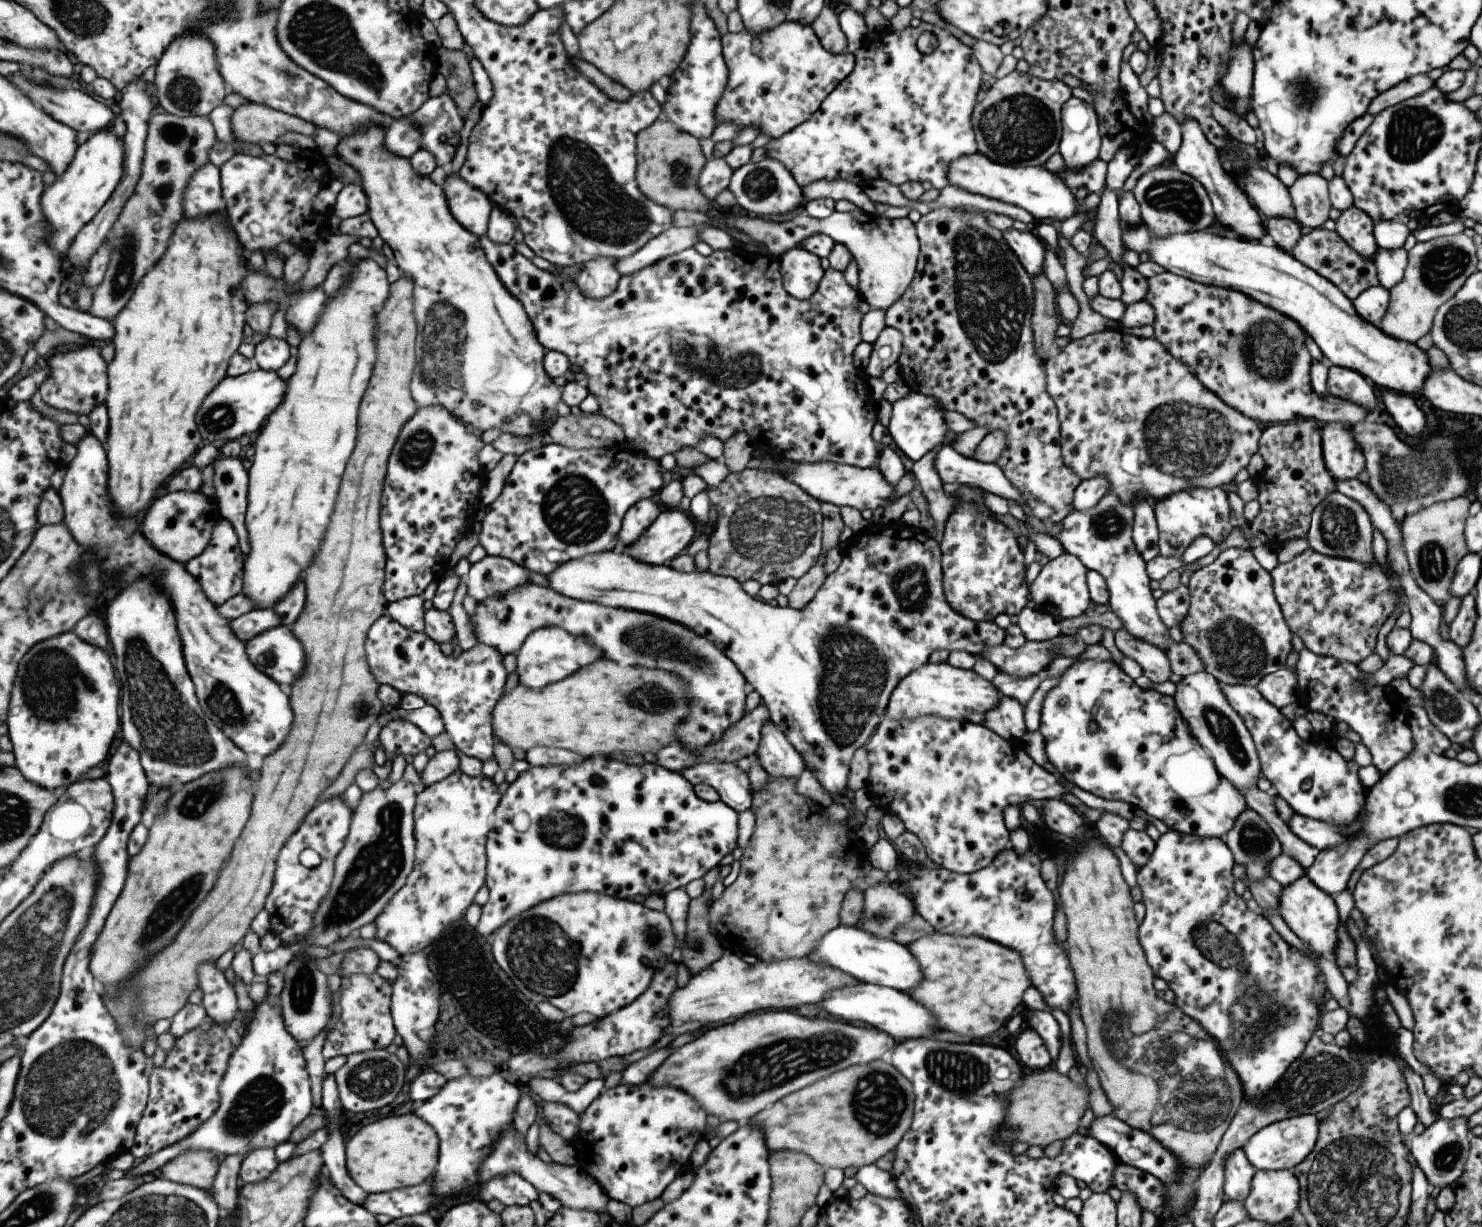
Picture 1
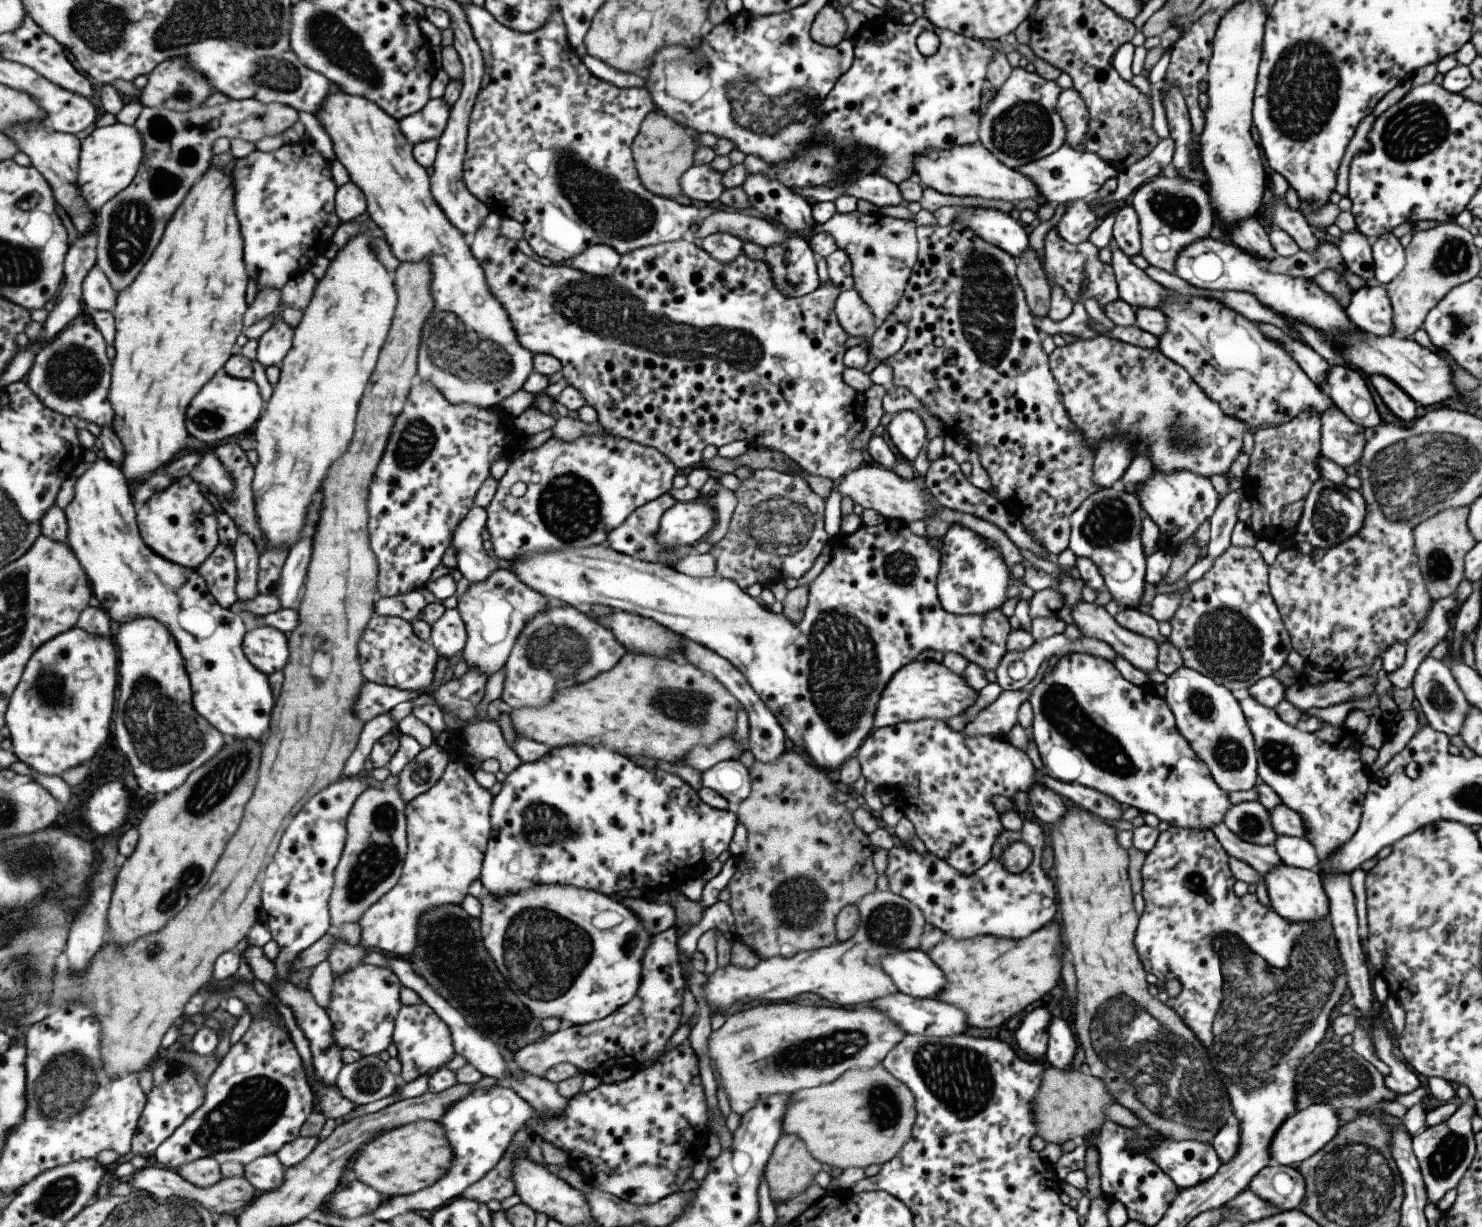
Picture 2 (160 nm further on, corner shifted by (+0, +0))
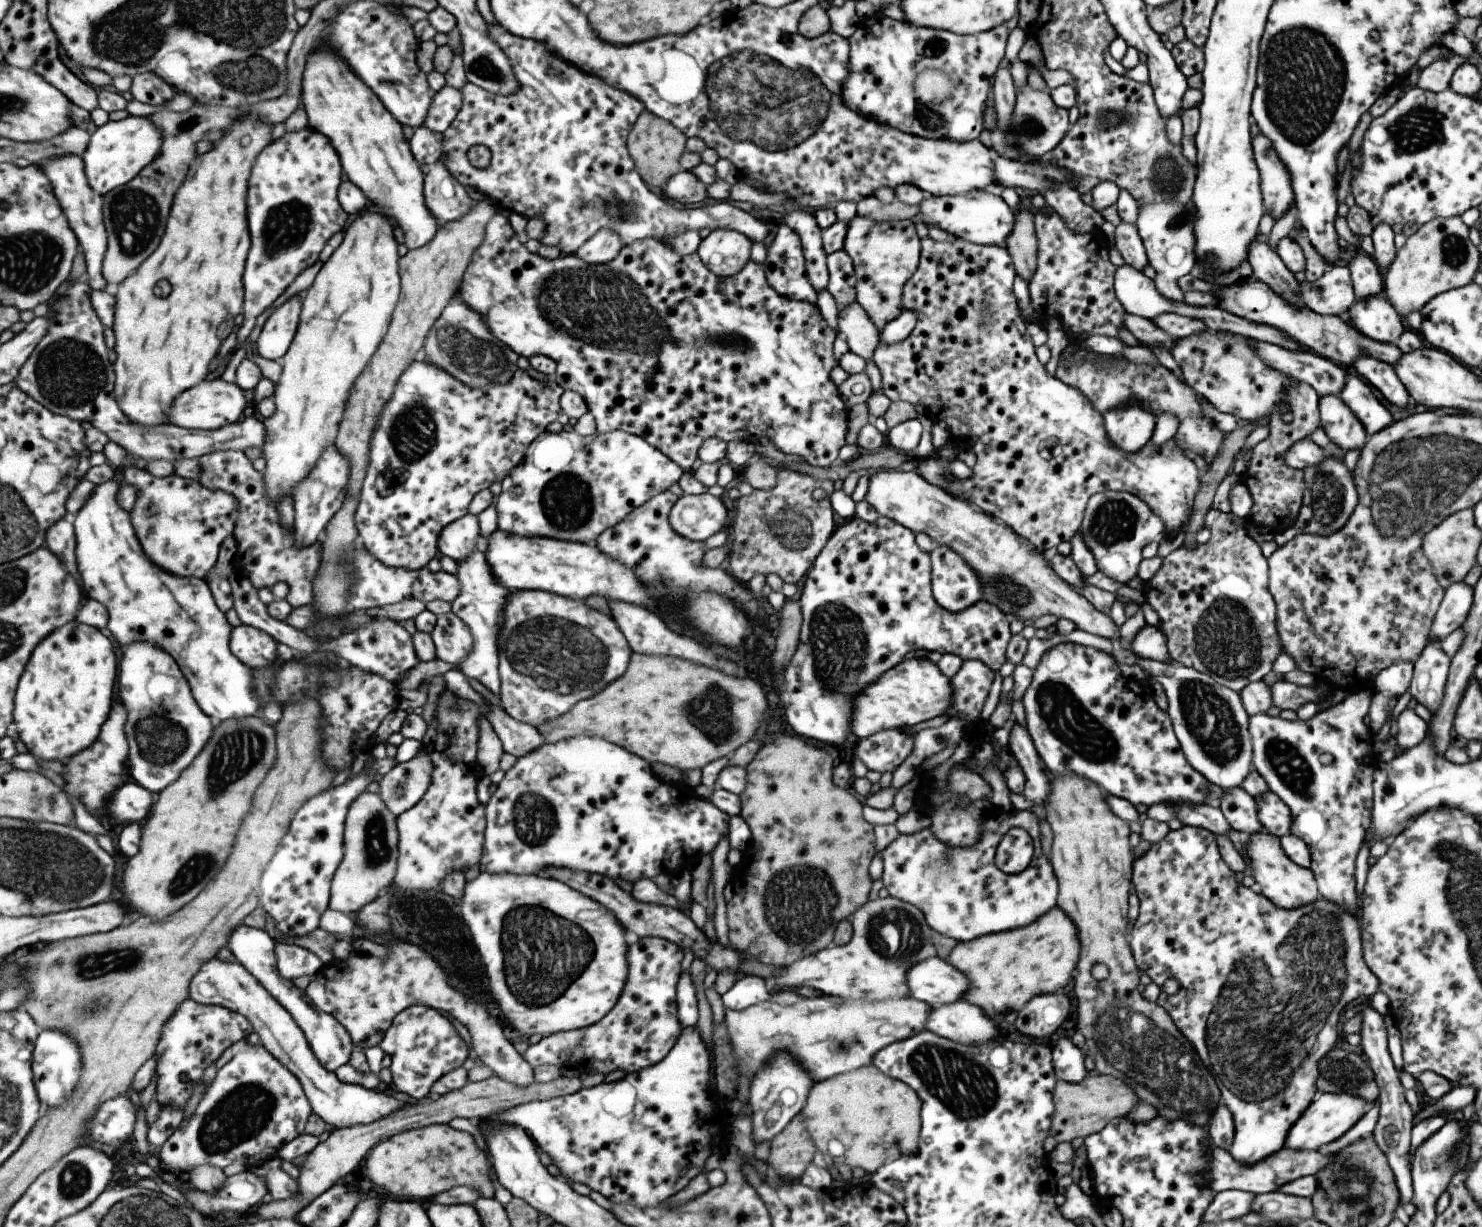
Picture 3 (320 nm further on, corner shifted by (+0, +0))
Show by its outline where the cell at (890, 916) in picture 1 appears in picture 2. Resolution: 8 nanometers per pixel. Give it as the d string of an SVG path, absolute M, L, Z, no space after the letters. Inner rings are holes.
M880 890L865 894L856 905L859 912L859 927L855 935L849 940L838 943L834 942L829 947L823 947L811 951L801 951L790 958L770 957L766 960L760 960L753 968L739 968L735 964L727 964L725 967L718 967L705 975L705 986L703 986L703 994L705 994L705 1002L710 1010L727 1010L729 1006L737 1004L746 1008L756 1003L777 1003L788 1002L793 1000L795 996L810 992L816 994L822 1003L833 1006L858 1007L861 1004L867 1004L875 998L883 998L887 994L898 992L893 986L893 982L887 978L887 974L883 970L879 970L879 958L885 954L897 954L899 950L916 950L919 947L919 936L923 932L924 922L921 912L905 898Z

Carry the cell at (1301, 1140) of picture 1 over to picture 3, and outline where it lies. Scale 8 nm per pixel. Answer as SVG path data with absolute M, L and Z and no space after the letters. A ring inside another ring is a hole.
M1320 1093L1293 1122L1291 1129L1287 1130L1283 1147L1289 1150L1318 1151L1329 1143L1335 1142L1337 1138L1341 1138L1357 1120L1360 1120L1368 1107L1369 1105L1366 1105L1361 1098L1355 1098L1351 1094Z

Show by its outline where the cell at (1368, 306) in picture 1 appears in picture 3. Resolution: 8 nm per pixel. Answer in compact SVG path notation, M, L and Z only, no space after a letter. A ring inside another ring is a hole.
M1377 296L1357 300L1344 313L1344 318L1363 336L1386 344L1395 345L1407 328L1386 300Z

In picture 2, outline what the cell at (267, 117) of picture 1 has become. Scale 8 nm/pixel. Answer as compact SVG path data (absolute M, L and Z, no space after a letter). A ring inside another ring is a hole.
M231 99L221 106L201 107L191 112L177 112L177 110L160 109L159 107L145 107L135 126L143 134L145 144L145 158L135 181L123 190L118 197L113 198L103 209L97 213L99 221L99 246L98 266L107 274L117 294L127 290L135 278L141 274L145 262L153 256L157 246L161 244L163 232L173 218L179 204L185 201L187 192L209 172L211 158L213 158L213 146L219 142L227 142L241 138L257 143L269 136L279 136L299 122L299 112L293 106L287 104L264 104L256 99Z

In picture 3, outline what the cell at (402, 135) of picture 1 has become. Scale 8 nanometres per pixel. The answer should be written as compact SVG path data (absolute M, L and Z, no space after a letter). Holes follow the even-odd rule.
M448 85L435 95L423 126L431 128L437 134L444 135L451 128L451 124L453 124L459 112L461 112L463 102L463 91Z

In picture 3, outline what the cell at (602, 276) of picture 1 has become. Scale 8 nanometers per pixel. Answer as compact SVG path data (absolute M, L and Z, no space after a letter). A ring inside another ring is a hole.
M609 228L599 230L599 233L591 240L587 240L583 247L576 252L576 255L585 260L587 264L599 265L609 264L615 260L615 256L619 254L622 248L621 240L617 238L617 234Z

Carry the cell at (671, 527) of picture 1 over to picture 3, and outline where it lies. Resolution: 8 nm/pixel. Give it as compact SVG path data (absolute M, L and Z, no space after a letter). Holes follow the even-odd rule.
M708 493L682 495L669 513L672 529L692 541L704 541L727 522L727 508L719 498Z

